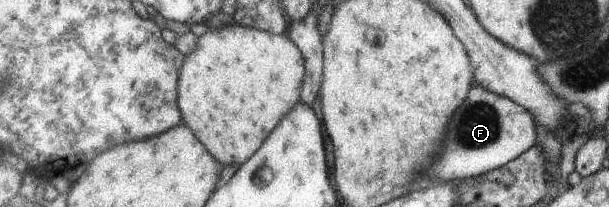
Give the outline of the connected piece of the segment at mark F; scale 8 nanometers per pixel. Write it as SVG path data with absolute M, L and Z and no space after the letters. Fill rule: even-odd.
M476 84L469 98L462 102L453 115L446 138L448 141L437 158L438 162L430 168L422 168L423 176L427 180L437 178L444 182L462 182L467 178L482 177L492 170L502 168L537 144L537 123L533 114L524 106Z

